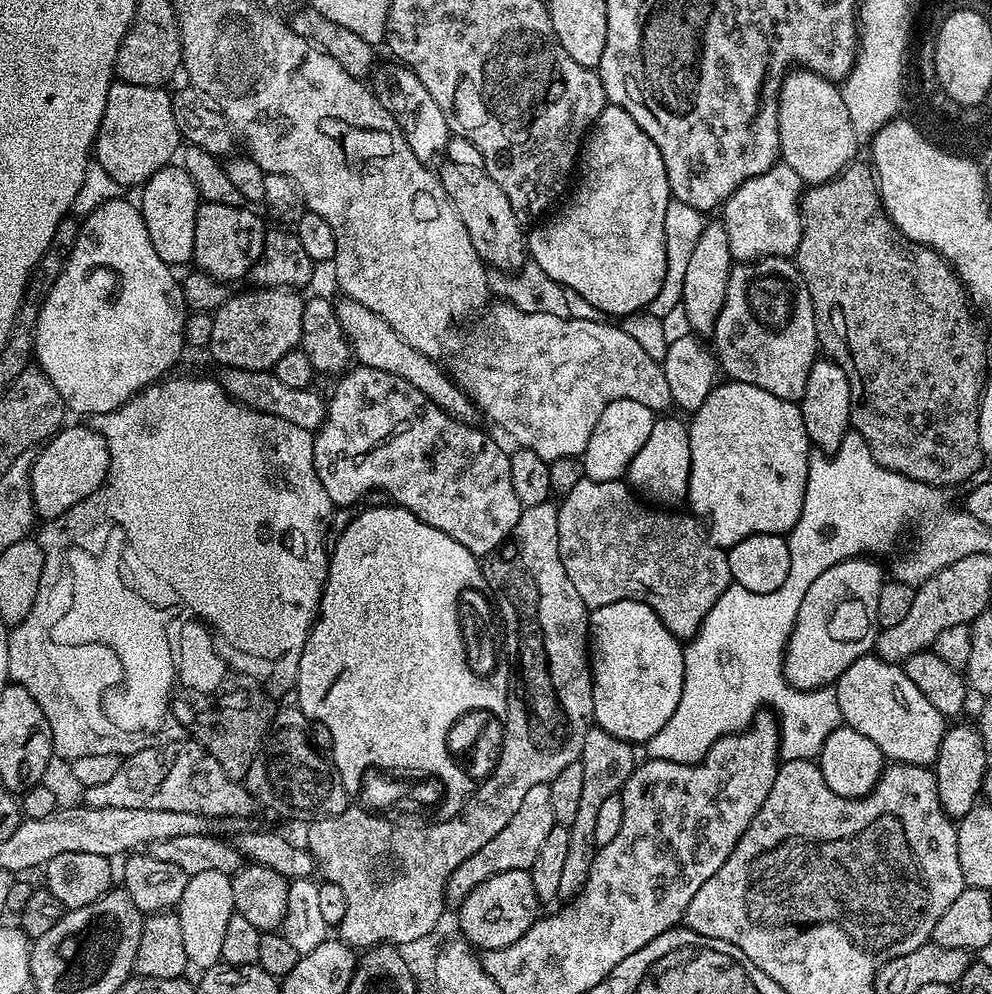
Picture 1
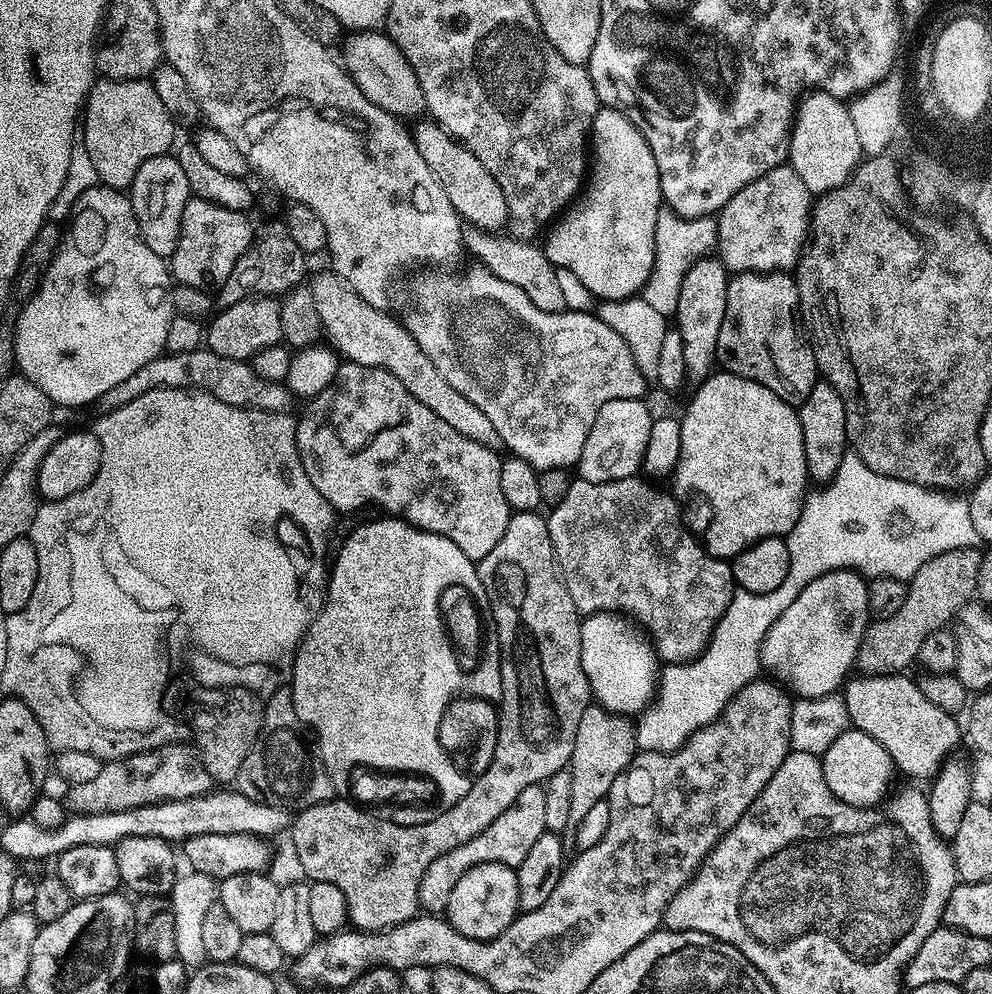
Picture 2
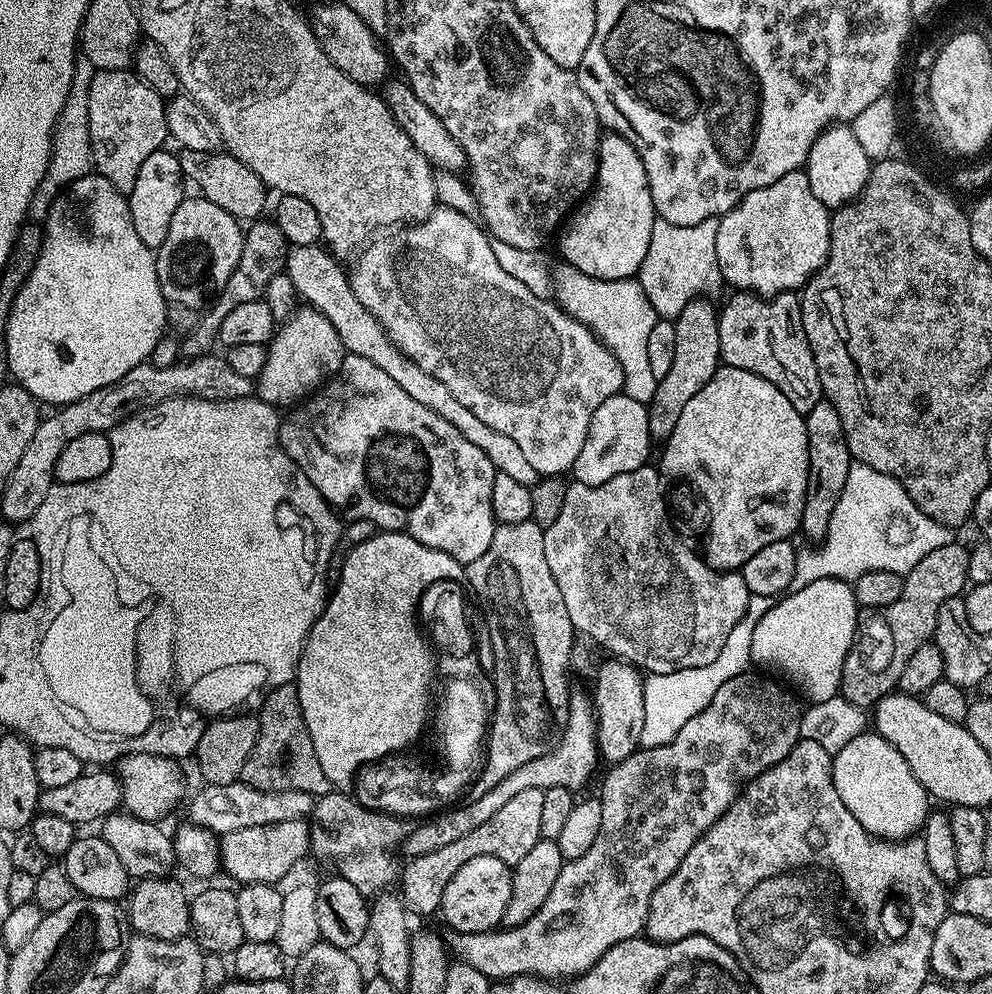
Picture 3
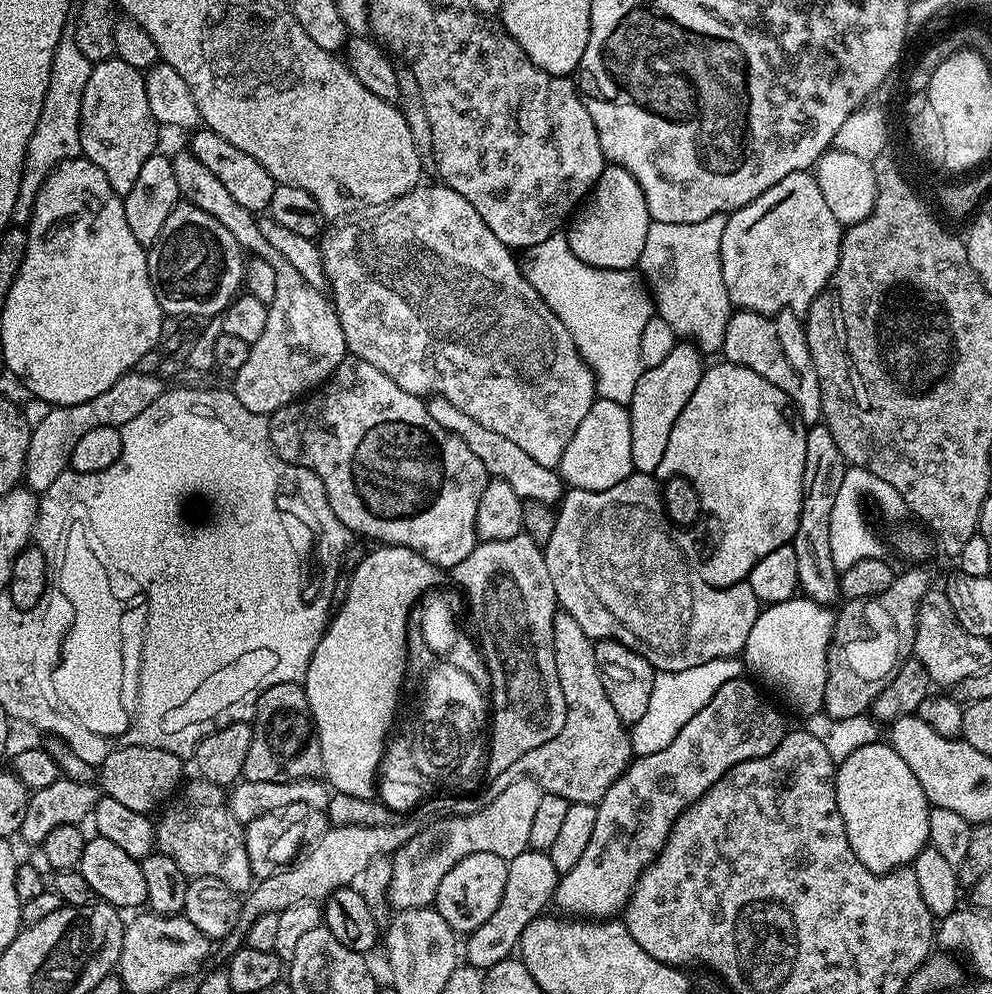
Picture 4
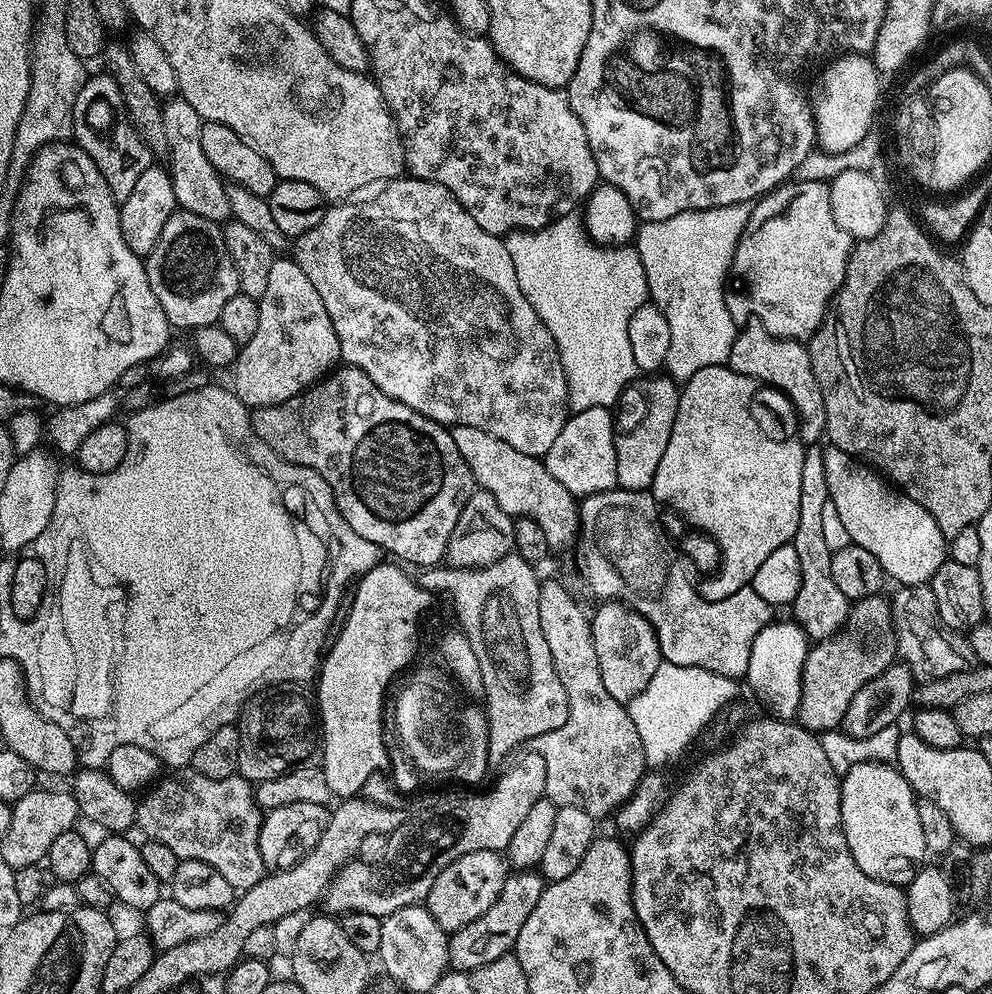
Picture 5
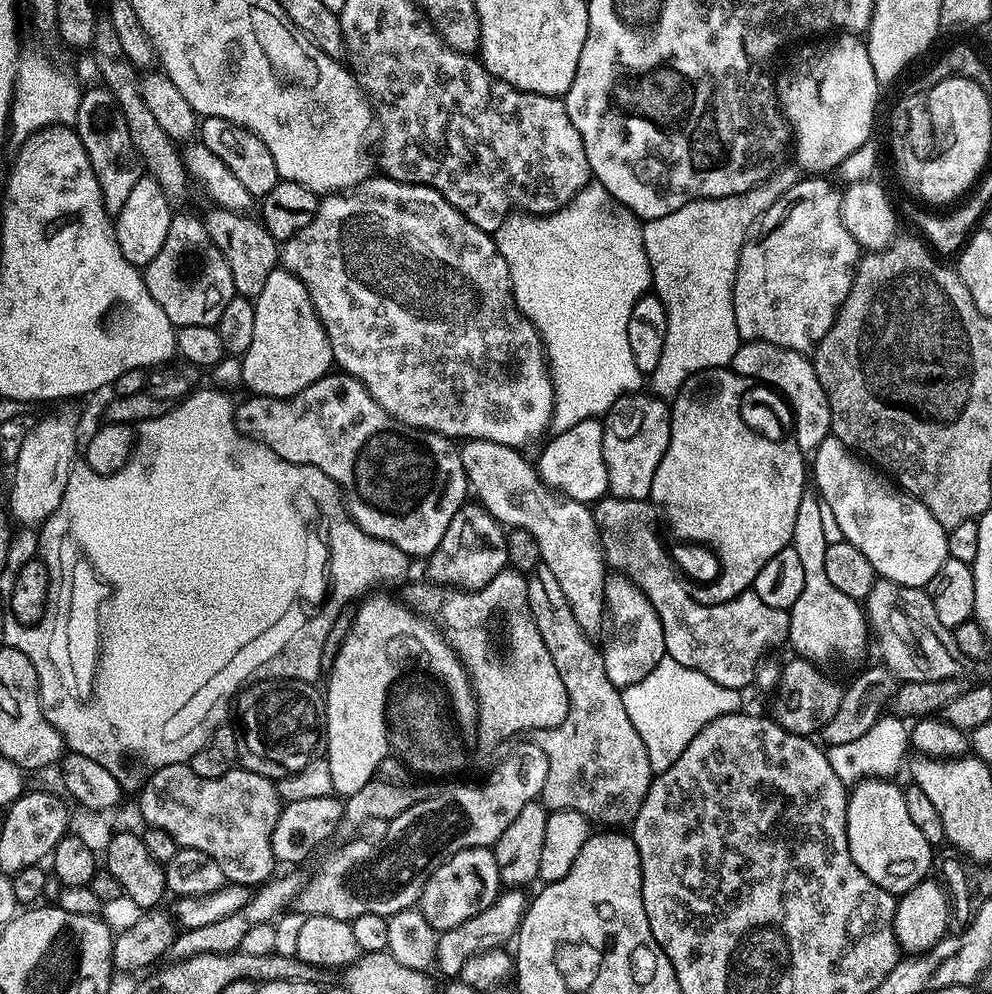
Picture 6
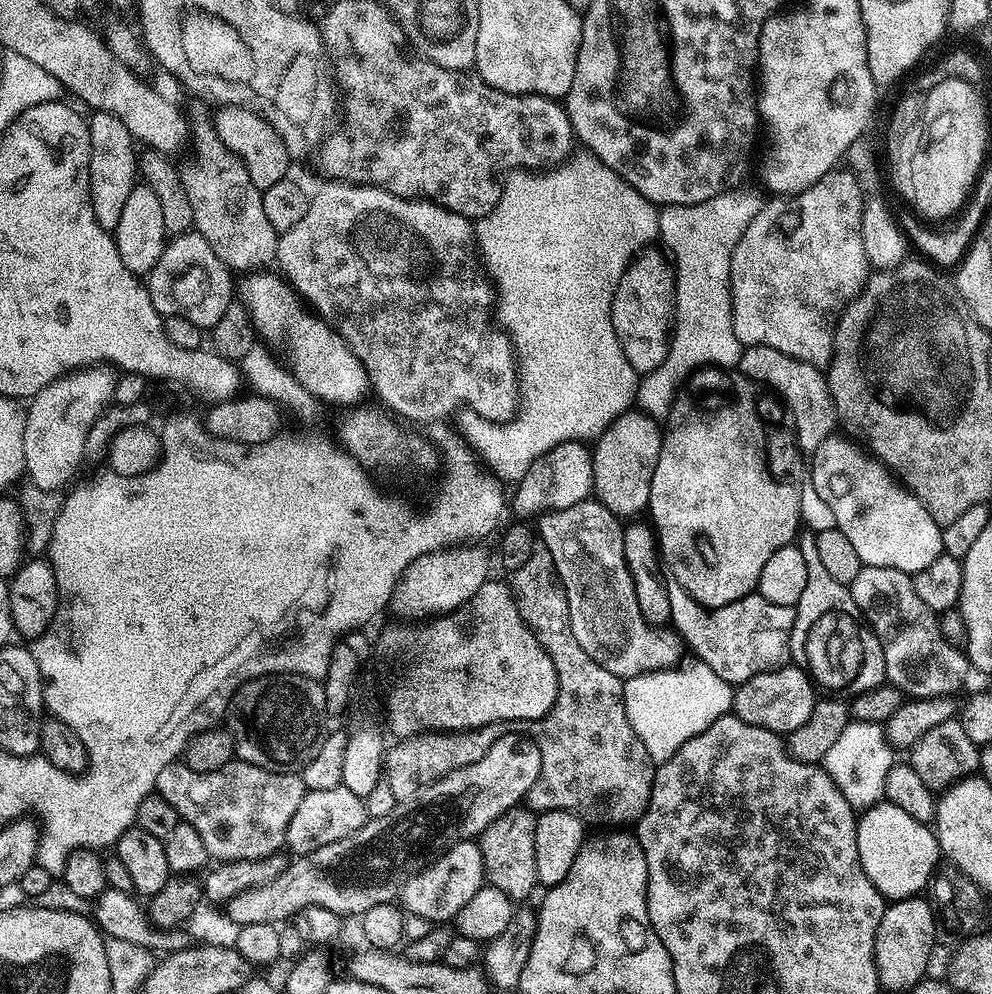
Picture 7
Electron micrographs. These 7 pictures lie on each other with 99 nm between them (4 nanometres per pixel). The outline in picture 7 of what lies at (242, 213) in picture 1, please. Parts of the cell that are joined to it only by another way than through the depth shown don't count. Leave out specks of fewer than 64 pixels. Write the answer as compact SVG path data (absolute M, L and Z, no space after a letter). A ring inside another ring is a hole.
M189 230L173 235L165 243L162 258L158 258L152 271L147 273L146 287L150 302L154 302L154 310L158 310L161 316L186 318L194 322L194 326L210 330L216 325L218 318L222 318L226 306L234 303L234 280L232 284L232 279L234 279L233 273L218 258L218 254L210 250L210 242L206 242L206 238L202 238L200 232Z

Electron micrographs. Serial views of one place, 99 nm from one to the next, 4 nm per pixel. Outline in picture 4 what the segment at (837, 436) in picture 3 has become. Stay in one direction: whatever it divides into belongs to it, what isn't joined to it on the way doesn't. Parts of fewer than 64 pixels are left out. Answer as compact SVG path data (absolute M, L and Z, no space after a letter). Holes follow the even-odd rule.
M823 422L813 424L806 434L806 470L804 471L804 497L798 518L798 530L792 539L792 549L798 558L799 591L807 599L825 606L835 605L840 596L840 575L830 554L830 514L834 511L834 498L842 486L846 461L834 446L834 438Z

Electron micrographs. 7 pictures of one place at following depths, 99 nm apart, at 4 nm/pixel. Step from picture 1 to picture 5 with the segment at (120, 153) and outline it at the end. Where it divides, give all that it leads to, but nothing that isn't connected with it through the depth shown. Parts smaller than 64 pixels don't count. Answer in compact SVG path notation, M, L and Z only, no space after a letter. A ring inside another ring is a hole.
M107 74L89 75L85 79L82 90L74 102L72 136L81 150L90 154L94 166L102 170L102 178L106 178L106 186L110 186L110 194L114 194L118 202L130 198L138 177L154 163L151 148L140 137L140 132L128 116L124 95L118 82Z

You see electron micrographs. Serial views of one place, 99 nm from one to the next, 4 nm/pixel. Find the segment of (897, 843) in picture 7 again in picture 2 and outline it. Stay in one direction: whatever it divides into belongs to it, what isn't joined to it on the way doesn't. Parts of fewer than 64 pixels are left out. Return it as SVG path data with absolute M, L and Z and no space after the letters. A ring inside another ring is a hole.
M849 726L822 753L822 770L826 774L826 786L830 786L833 794L842 802L855 808L875 808L889 795L887 792L892 784L894 765L890 754L886 754L877 740Z

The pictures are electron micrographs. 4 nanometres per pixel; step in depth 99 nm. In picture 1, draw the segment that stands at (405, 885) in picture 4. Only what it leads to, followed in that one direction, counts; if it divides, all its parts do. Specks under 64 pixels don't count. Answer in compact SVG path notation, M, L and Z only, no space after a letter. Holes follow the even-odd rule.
M550 784L534 786L528 791L526 798L522 798L522 806L518 806L518 814L514 814L514 818L506 822L506 827L499 834L494 834L494 838L490 838L490 842L486 842L486 846L482 846L478 854L470 854L470 858L466 858L466 862L462 862L462 866L458 866L454 874L450 874L448 884L444 887L445 901L449 905L459 906L468 897L470 890L486 882L486 878L494 874L502 874L506 870L531 869L534 858L538 858L538 850L542 847L542 842L546 842L550 830L555 827L557 822L554 818L554 810L550 806Z

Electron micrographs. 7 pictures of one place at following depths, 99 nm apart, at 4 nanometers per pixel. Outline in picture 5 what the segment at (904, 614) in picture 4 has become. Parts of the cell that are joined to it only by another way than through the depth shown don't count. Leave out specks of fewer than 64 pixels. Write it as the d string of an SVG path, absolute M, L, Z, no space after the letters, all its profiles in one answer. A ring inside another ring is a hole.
M879 594L855 601L843 628L824 640L815 641L809 647L802 670L804 685L798 713L800 727L817 734L839 729L854 694L858 694L858 690L862 690L868 680L882 674L897 656L896 631L892 625L889 597Z

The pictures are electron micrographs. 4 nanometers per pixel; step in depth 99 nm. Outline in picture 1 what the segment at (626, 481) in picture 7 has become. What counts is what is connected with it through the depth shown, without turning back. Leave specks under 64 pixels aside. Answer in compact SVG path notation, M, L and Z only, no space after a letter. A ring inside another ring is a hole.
M705 223L702 236L698 238L698 246L690 253L690 262L686 265L686 282L682 282L682 313L688 319L693 333L700 338L708 338L716 331L718 314L726 298L728 274L734 267L730 238L726 238L723 223Z

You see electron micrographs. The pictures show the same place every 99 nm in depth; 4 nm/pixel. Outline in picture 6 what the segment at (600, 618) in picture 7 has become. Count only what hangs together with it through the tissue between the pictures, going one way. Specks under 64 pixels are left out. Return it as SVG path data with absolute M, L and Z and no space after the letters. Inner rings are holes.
M465 439L459 445L459 449L471 491L475 497L477 494L479 503L495 520L499 520L509 529L521 528L534 534L534 542L538 542L540 551L540 563L548 567L554 578L558 578L558 586L562 586L562 594L566 594L566 602L570 602L570 610L574 618L578 618L578 626L587 629L590 624L588 620L594 619L603 610L604 602L606 608L606 596L604 600L606 557L600 537L600 527L596 524L593 509L589 505L581 504L579 500L561 499L541 480L533 461L531 464L519 448L511 448L489 440Z

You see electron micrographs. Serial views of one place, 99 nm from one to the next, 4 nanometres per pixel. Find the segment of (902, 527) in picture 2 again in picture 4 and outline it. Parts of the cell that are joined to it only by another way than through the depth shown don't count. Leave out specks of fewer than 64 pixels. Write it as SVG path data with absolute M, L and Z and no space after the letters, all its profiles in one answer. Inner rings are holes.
M845 467L842 486L838 490L838 498L834 498L834 511L830 514L830 554L834 558L834 566L839 573L849 570L862 559L885 555L875 530L868 525L868 520L864 517L864 508L860 505L864 496L876 500L877 506L888 516L896 516L904 508L904 499L898 494L898 490L894 490L894 486L890 486L890 482L870 474L870 470ZM740 658L727 660L711 660L702 662L702 666L690 666L690 670L681 672L661 672L654 678L654 686L650 690L650 706L646 706L646 714L638 718L638 722L631 725L632 751L636 756L658 754L658 750L666 750L670 742L718 694L718 689L726 686L726 682L737 679L745 671L744 661Z

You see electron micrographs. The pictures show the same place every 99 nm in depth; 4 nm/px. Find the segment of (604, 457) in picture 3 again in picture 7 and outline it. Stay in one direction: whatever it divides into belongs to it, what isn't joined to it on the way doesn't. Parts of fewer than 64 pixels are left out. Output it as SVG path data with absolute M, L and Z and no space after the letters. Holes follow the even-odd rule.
M567 440L554 446L533 462L515 488L517 506L528 514L557 512L589 499L593 495L592 453L589 445L579 440Z

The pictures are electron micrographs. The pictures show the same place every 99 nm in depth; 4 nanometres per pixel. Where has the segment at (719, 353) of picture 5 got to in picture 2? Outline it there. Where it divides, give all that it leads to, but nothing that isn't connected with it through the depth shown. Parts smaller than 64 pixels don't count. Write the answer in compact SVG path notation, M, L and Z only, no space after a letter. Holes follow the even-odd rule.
M661 206L658 210L658 226L654 230L654 266L650 278L644 283L642 298L650 302L653 310L658 310L666 318L675 317L678 310L678 294L682 290L682 278L699 260L716 248L716 216L679 216L674 209Z

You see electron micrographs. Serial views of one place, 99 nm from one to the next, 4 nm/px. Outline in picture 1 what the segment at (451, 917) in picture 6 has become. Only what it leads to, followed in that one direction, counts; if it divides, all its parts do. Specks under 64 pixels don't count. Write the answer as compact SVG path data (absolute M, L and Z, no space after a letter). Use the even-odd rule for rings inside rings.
M519 868L494 874L486 878L486 882L474 886L458 906L463 939L480 950L510 946L510 942L518 942L518 938L530 930L532 923L541 915L540 908L542 902L534 894L531 871Z

